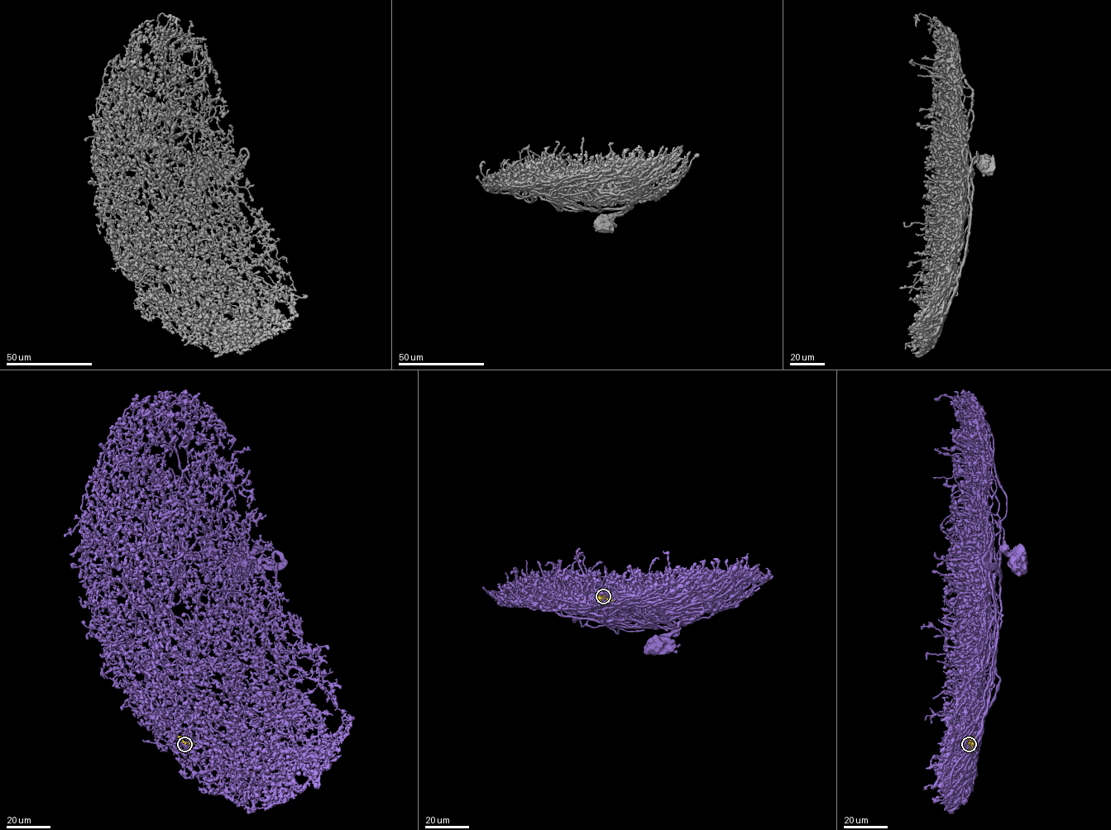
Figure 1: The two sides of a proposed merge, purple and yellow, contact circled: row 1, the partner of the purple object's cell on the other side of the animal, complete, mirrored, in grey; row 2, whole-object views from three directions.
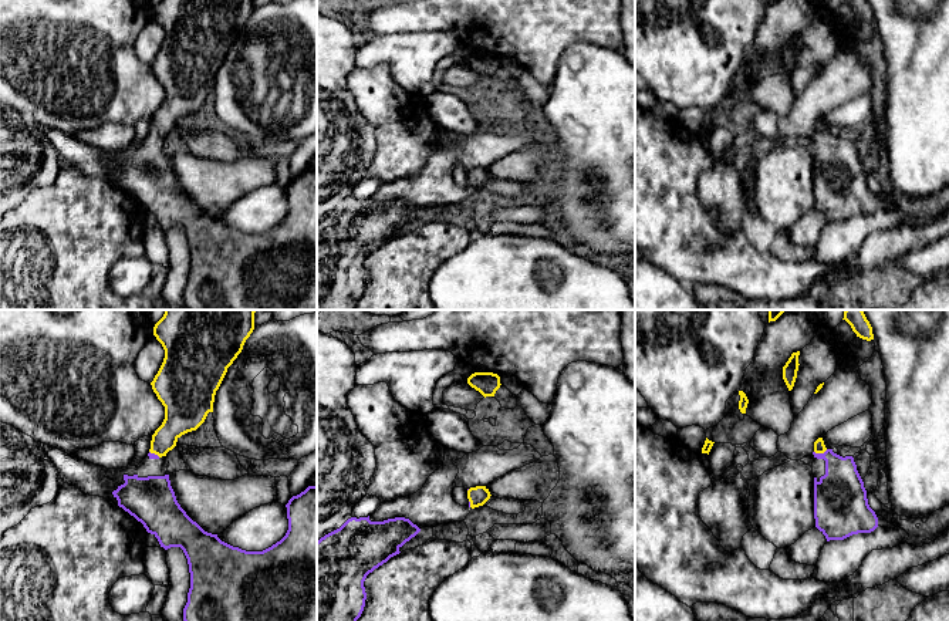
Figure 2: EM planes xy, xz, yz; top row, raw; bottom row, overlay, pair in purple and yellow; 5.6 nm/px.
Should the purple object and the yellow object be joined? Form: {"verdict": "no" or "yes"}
{"verdict": "yes"}

